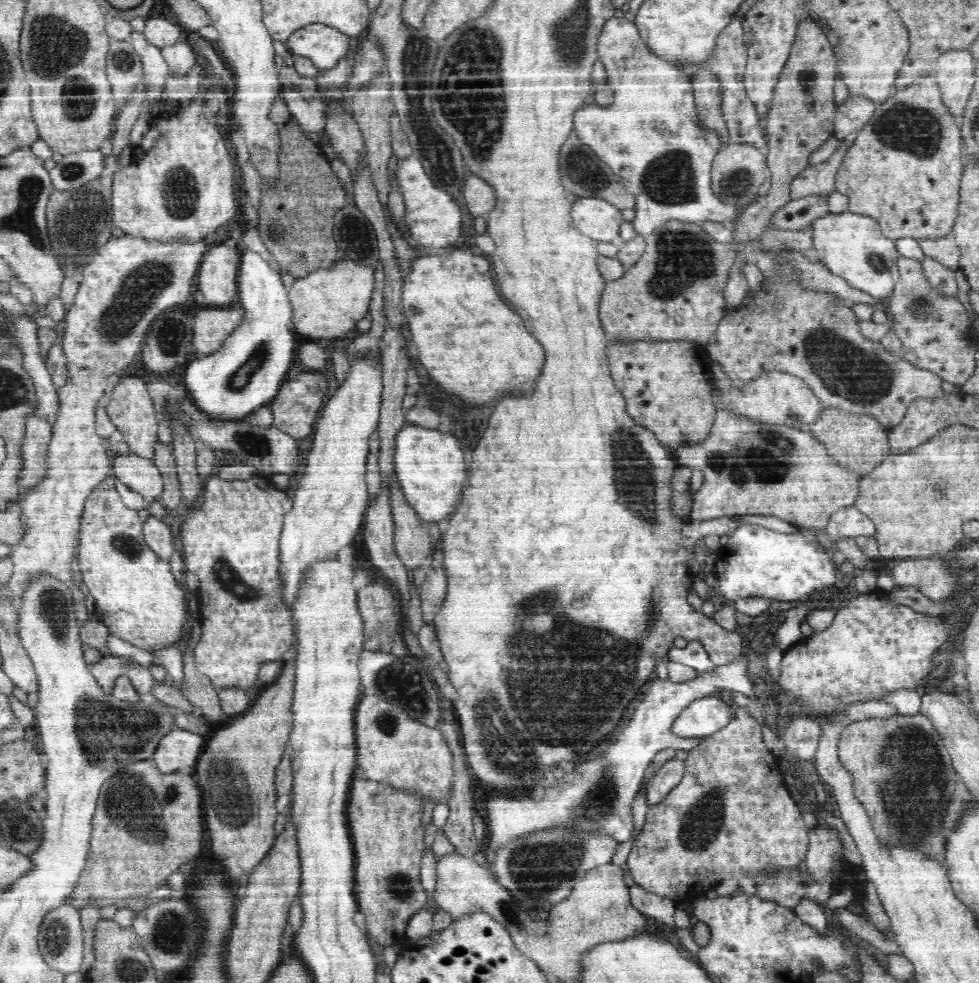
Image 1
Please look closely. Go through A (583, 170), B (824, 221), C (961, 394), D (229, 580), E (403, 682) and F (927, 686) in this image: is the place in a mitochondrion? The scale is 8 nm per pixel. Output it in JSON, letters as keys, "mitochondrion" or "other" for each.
{"A":"mitochondrion","B":"other","C":"other","D":"mitochondrion","E":"mitochondrion","F":"other"}

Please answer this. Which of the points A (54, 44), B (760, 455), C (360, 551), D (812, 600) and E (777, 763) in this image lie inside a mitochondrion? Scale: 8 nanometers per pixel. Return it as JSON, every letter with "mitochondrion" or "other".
{"A":"mitochondrion","B":"mitochondrion","C":"other","D":"other","E":"other"}

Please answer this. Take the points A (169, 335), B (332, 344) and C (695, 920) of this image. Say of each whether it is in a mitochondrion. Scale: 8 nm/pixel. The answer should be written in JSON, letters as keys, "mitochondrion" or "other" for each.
{"A":"mitochondrion","B":"other","C":"other"}

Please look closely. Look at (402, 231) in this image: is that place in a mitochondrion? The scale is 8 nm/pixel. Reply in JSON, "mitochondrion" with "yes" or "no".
{"mitochondrion":"no"}

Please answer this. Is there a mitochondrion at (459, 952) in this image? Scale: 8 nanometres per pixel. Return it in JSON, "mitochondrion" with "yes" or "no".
{"mitochondrion":"no"}

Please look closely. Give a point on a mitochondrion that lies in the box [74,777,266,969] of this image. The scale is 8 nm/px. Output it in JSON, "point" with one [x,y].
{"point":[181,932]}

